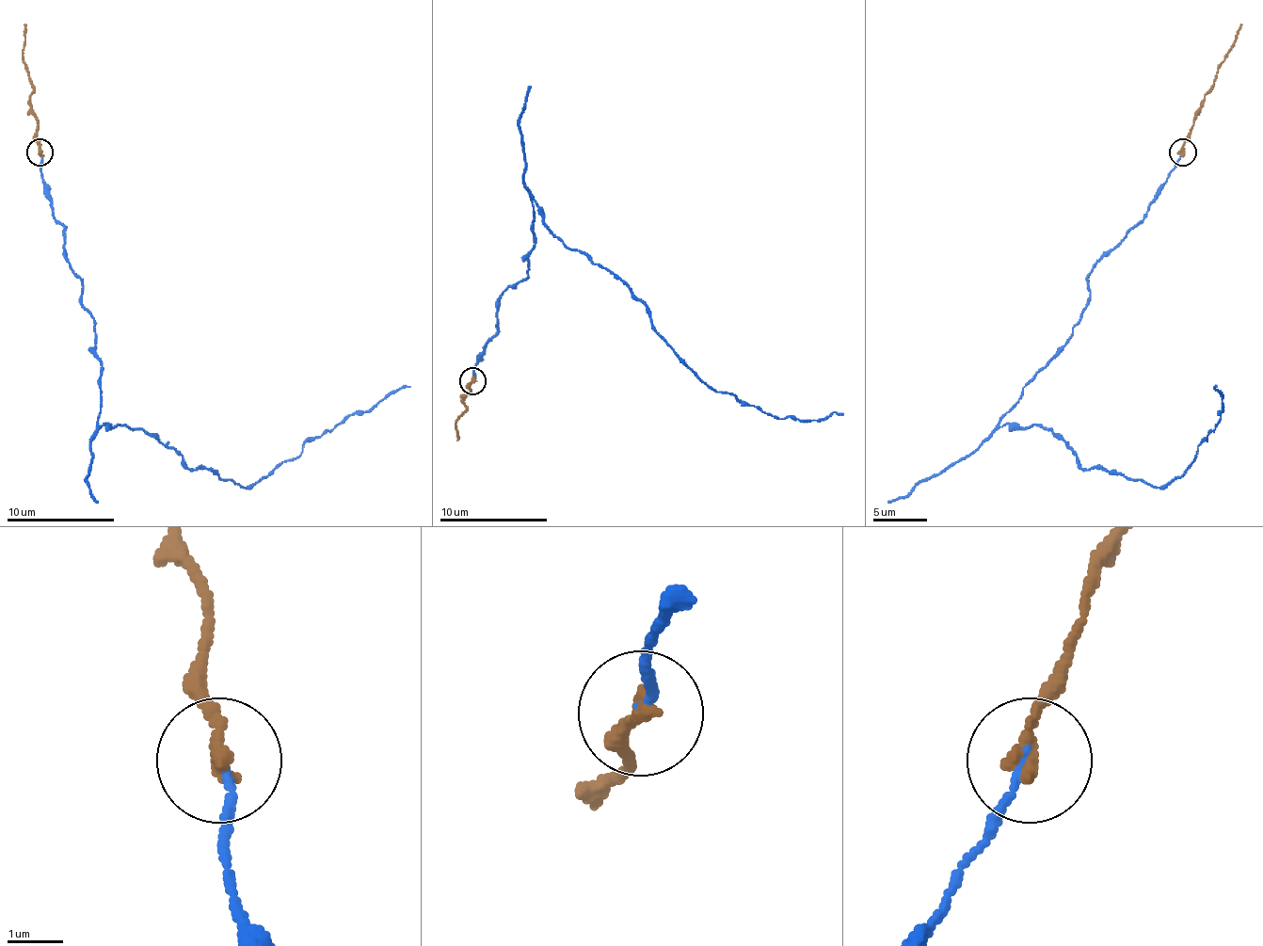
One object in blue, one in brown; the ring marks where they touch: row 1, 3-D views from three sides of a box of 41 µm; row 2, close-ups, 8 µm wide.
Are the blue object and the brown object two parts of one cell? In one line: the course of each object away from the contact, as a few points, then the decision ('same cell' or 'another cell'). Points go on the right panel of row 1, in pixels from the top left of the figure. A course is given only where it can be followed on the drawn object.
blue via (1182, 152), (1101, 258), (1072, 339), (999, 422), (1042, 424), (1082, 468), (1163, 487), (1217, 424), (1217, 387) | brown via (1182, 152), (1195, 109), (1214, 83), (1217, 67), (1225, 58), (1241, 24) | same cell

